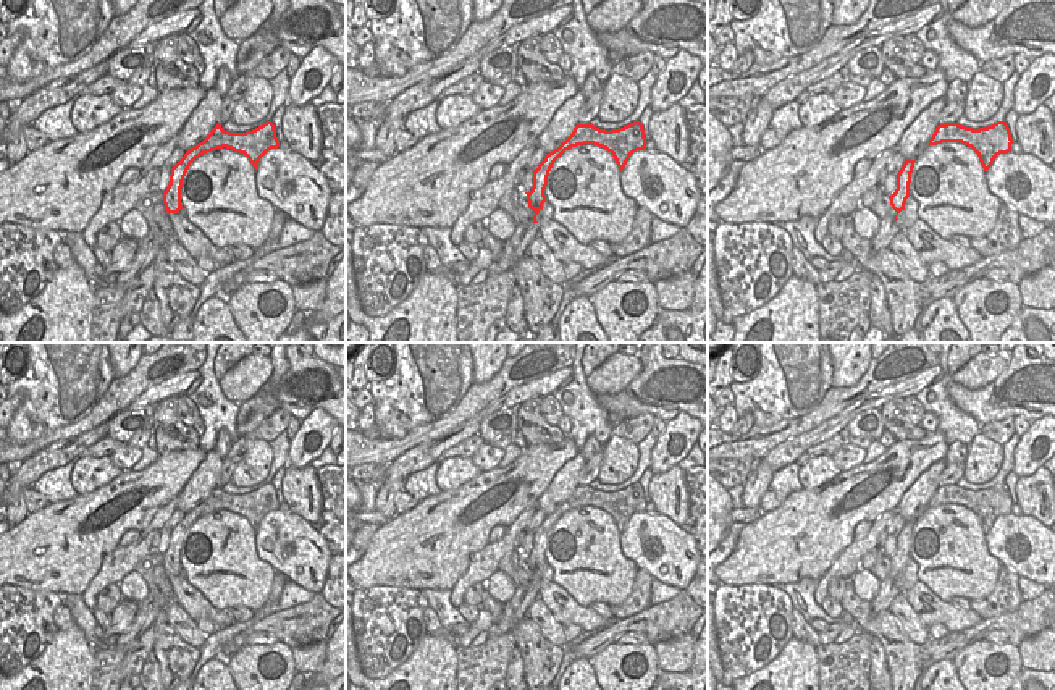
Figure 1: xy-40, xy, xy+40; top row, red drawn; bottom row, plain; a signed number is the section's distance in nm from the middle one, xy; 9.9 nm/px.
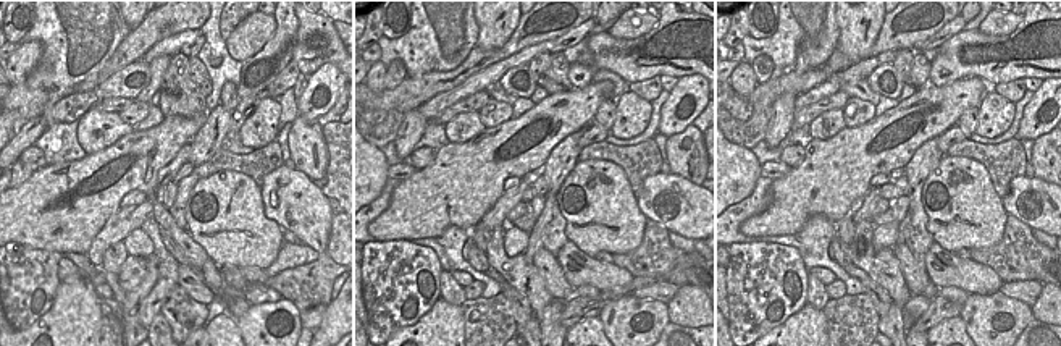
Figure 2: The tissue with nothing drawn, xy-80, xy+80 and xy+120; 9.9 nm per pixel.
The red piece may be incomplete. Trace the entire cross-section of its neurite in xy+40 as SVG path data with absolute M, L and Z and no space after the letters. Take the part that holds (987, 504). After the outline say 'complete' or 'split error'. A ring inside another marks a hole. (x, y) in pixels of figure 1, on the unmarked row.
M997 483L992 488L979 491L947 485L939 486L929 501L929 507L942 504L961 504L971 509L977 515L984 533L987 533L997 517L1011 514L1013 501L1005 483Z; complete

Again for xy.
M637 482L619 491L599 491L590 485L577 486L572 496L553 514L546 515L544 522L533 533L533 549L527 556L530 569L530 582L519 585L515 595L504 603L502 614L490 629L490 637L499 637L512 630L512 627L527 616L527 609L540 595L536 577L546 564L546 548L553 527L569 511L577 507L593 506L612 515L619 532L622 533L637 512L645 512L646 499L643 486Z; split error

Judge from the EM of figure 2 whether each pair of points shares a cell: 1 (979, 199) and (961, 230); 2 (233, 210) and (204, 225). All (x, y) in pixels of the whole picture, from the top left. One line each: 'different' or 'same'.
1: same
2: same

